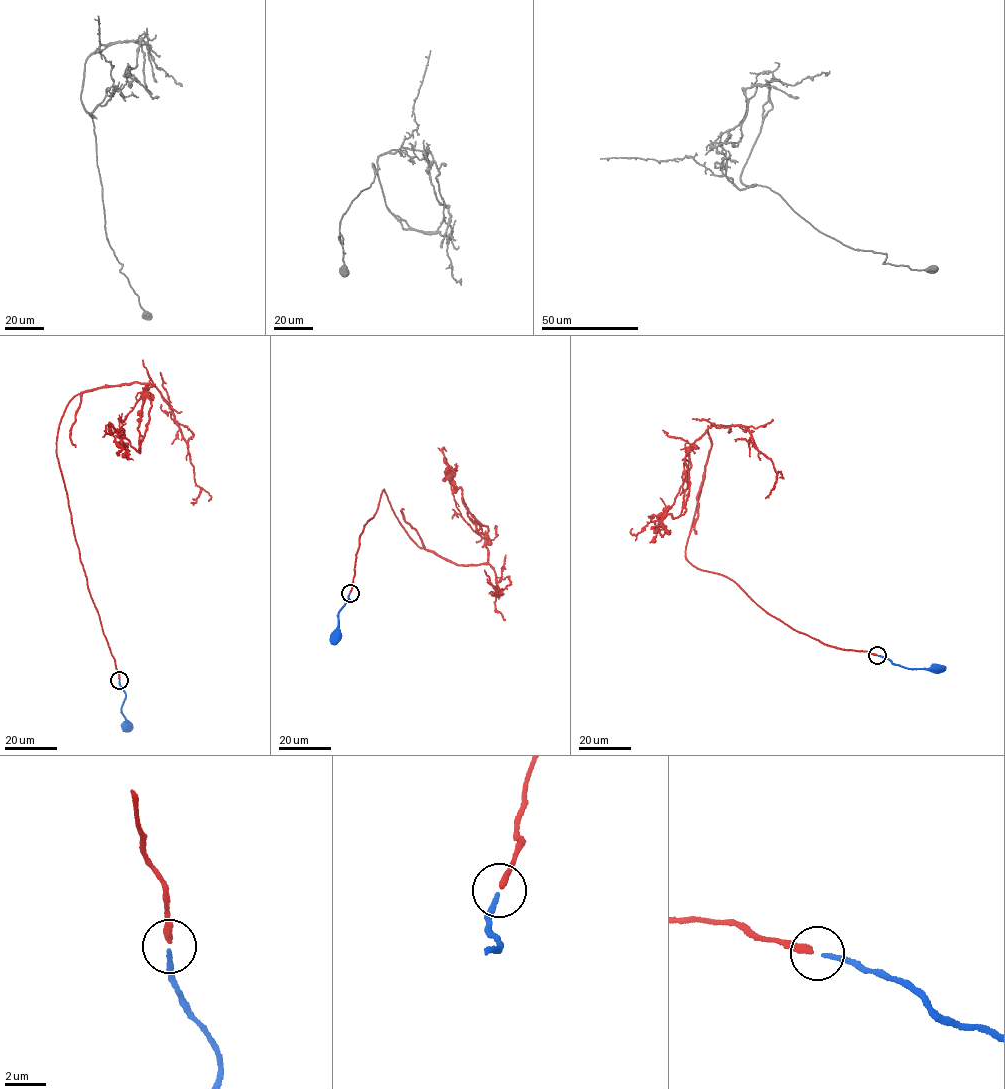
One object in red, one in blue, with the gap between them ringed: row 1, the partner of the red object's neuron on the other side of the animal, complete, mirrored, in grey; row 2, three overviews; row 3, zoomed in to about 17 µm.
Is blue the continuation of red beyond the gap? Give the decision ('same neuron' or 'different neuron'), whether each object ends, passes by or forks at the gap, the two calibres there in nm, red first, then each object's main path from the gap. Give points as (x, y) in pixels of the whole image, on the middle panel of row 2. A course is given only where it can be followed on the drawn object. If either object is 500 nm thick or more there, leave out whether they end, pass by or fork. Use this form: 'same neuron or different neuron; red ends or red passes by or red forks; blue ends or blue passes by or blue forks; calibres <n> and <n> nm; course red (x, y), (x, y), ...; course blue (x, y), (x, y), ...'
same neuron; red ends; blue ends; calibres 360 and 200 nm; course red (350, 592), (359, 536), (384, 490), (412, 540), (457, 564), (487, 563), (499, 594), (484, 569); course blue (349, 593), (350, 599), (338, 613), (334, 637)

